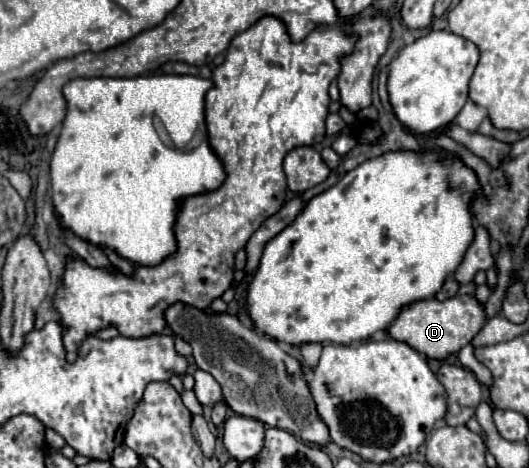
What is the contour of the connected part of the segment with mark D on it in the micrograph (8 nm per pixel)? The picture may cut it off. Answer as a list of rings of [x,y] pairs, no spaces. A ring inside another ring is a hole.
[[[457,295],[447,301],[423,299],[413,305],[407,305],[399,317],[391,323],[389,333],[393,339],[407,343],[419,353],[425,353],[431,359],[443,361],[449,353],[457,353],[465,347],[487,323],[483,305],[475,299],[475,295]]]

